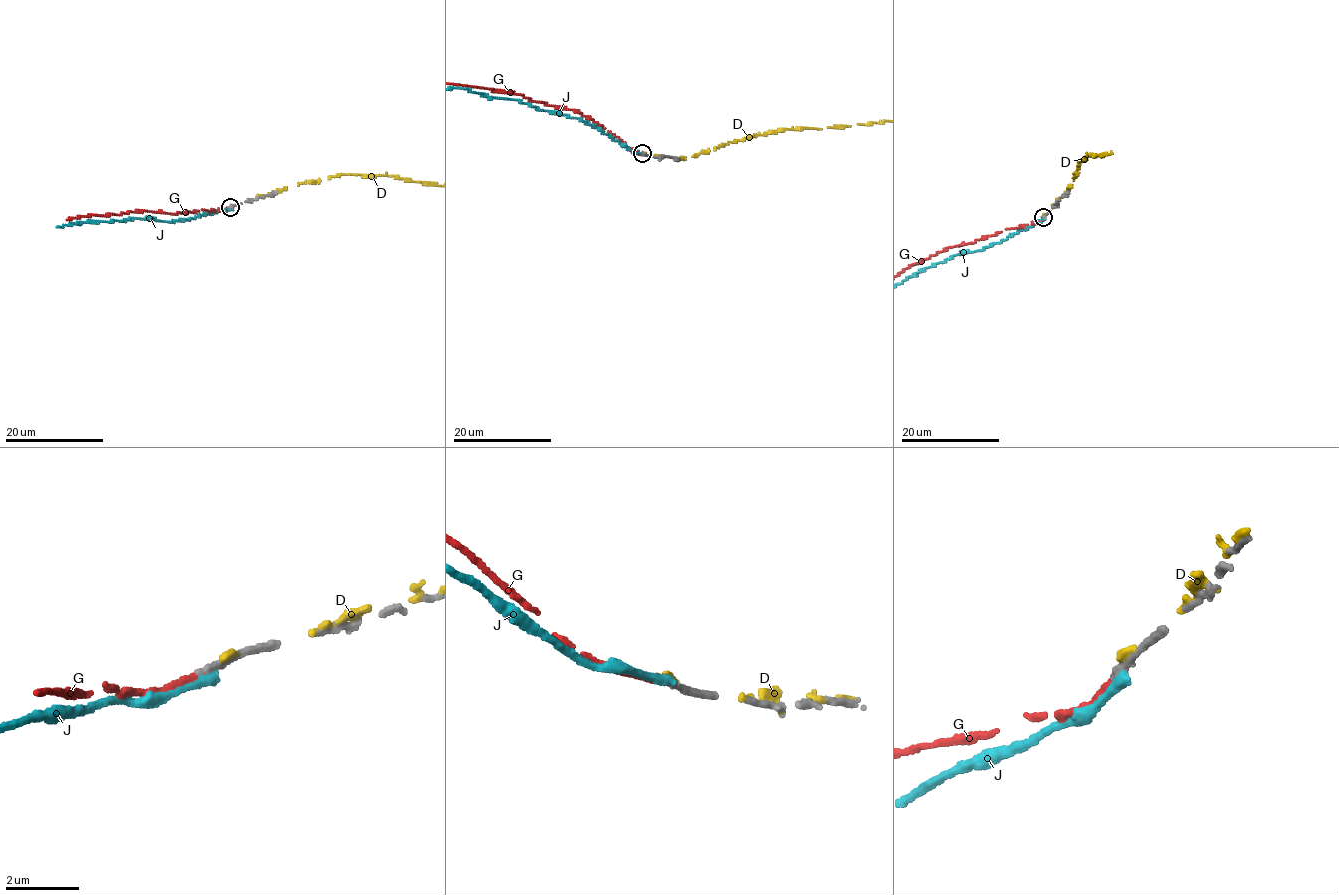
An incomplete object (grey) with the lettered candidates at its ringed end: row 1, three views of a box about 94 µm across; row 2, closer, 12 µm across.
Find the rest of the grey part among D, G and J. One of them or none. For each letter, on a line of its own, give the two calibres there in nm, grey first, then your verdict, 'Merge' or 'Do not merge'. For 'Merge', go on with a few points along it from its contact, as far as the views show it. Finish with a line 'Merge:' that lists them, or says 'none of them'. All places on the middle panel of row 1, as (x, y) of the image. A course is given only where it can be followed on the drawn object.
D: Thickness 260 nm (grey) against 170 nm. Do not merge
G: Thickness 200 nm (grey) against 170 nm. Merge
J: Thickness 240 nm (grey) against 280 nm. Do not merge
Merge: G

